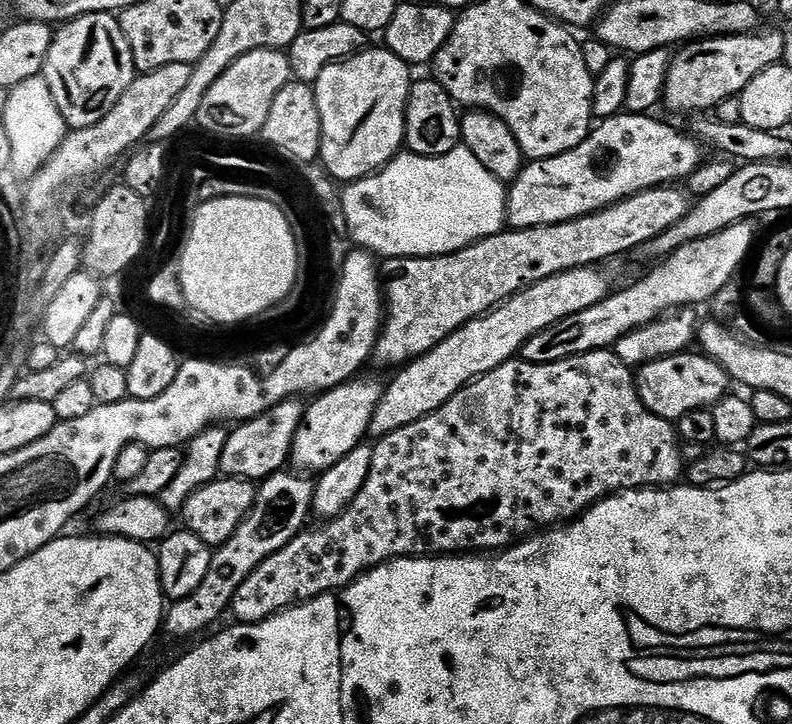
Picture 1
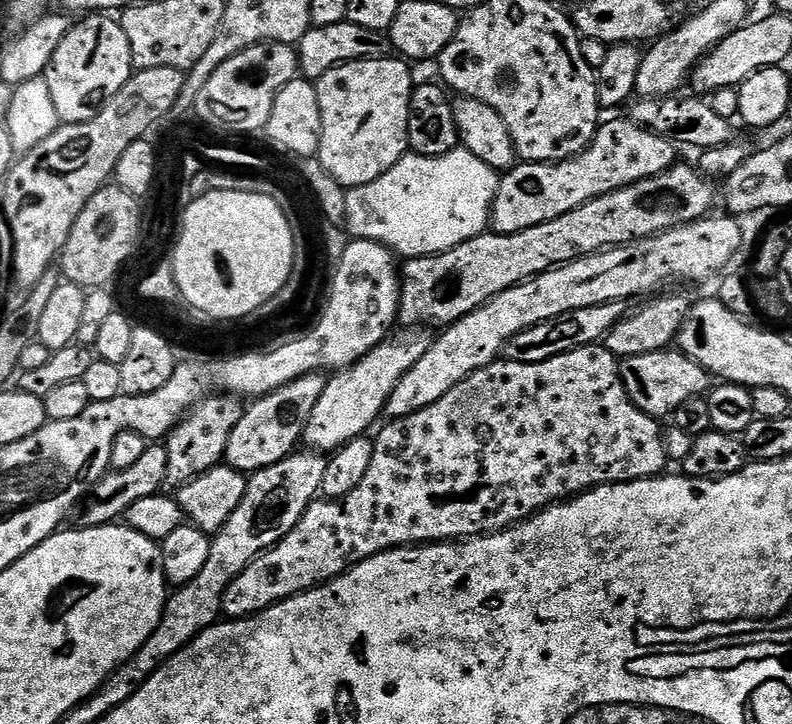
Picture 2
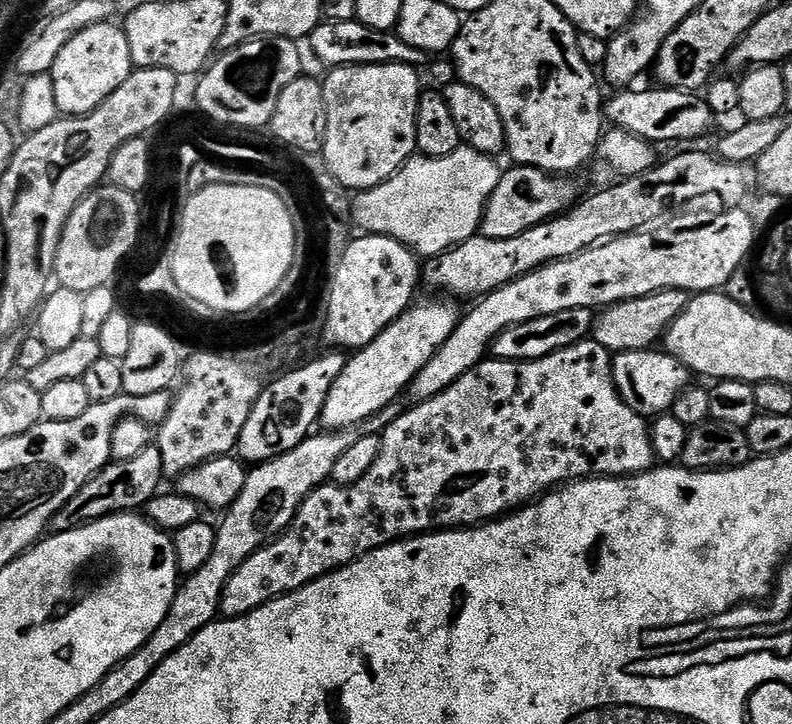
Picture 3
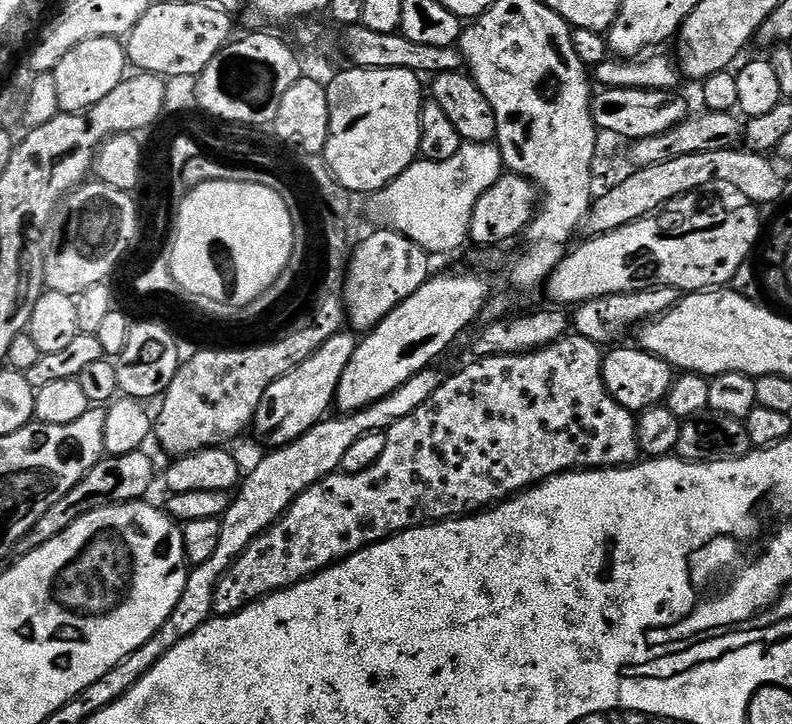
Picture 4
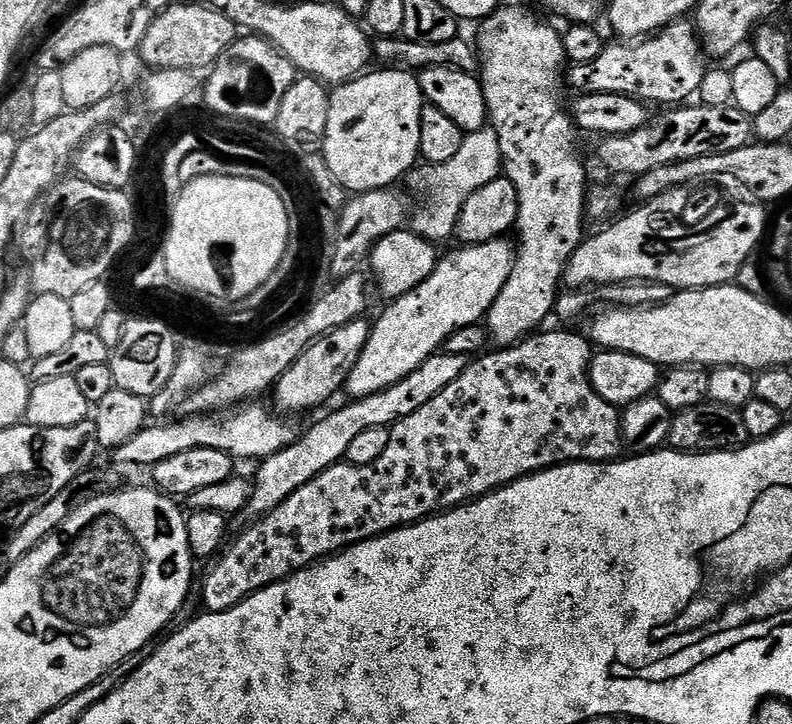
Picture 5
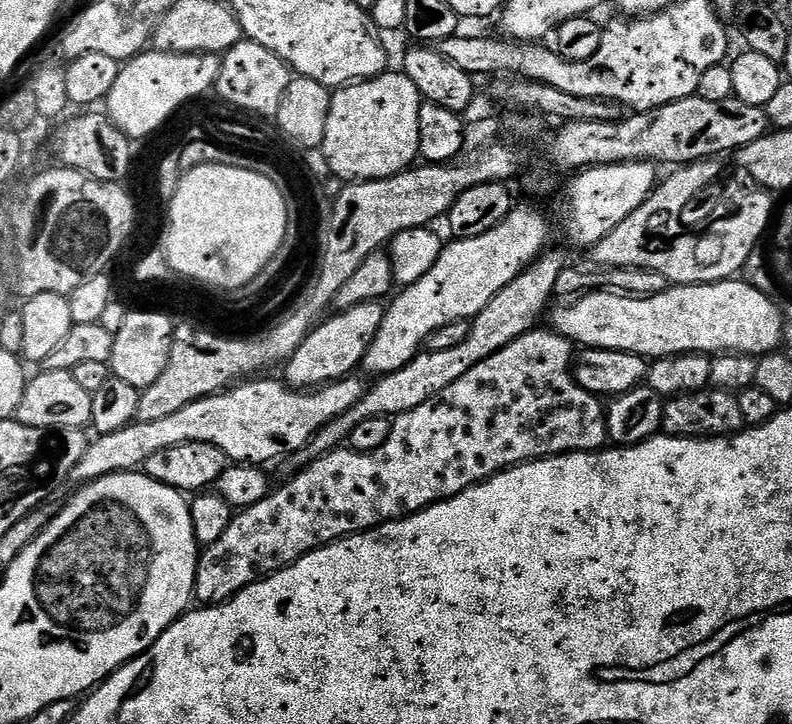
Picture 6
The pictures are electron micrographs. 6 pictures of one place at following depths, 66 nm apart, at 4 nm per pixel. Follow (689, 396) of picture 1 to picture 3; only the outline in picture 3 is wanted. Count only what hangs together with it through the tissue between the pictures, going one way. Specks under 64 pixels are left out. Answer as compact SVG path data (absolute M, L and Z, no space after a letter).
M634 350L618 352L612 358L612 377L618 394L630 410L640 413L645 418L655 418L667 413L672 403L689 387L690 373L688 367L666 350Z

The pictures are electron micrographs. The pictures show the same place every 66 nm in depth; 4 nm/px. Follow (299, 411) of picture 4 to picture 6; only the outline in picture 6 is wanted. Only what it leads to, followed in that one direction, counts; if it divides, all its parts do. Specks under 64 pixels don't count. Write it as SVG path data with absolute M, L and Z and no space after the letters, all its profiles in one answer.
M365 302L345 312L329 315L302 342L296 353L283 365L283 379L288 387L297 390L315 390L333 380L351 377L355 368L364 363L364 355L374 342L386 313L380 302Z

